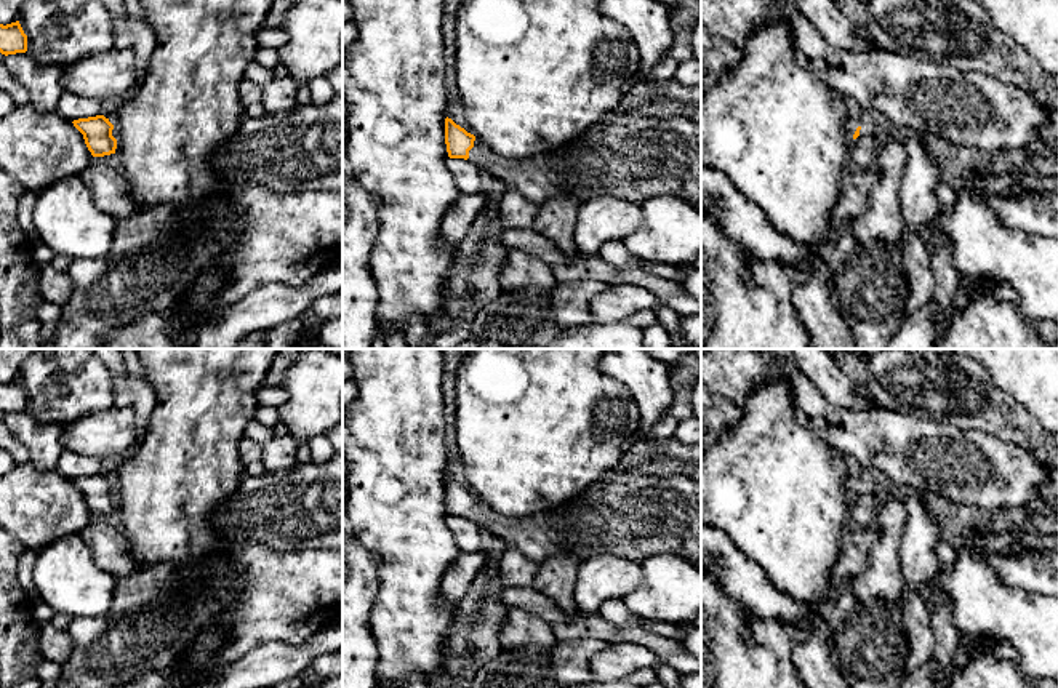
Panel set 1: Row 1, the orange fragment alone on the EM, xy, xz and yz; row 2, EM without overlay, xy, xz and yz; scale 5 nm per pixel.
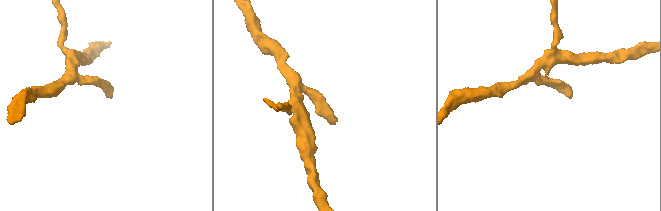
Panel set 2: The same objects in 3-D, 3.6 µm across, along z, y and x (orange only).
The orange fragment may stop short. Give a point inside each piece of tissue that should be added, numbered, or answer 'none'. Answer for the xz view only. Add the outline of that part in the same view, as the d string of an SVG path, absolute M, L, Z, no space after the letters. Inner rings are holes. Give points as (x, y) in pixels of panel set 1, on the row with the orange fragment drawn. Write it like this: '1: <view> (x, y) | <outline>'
1: xz (650, 144) | M675 78L631 83L615 110L560 147L507 158L475 138L467 160L538 206L559 195L571 195L579 202L610 195L634 203L674 195L699 208L701 85L685 86Z

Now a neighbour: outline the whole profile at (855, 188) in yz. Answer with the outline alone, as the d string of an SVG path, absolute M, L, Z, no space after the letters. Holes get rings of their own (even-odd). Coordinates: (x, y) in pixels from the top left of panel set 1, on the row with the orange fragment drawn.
M847 168L840 184L839 200L831 213L831 226L840 229L858 214L863 214L869 192L877 181L879 176L874 168Z

